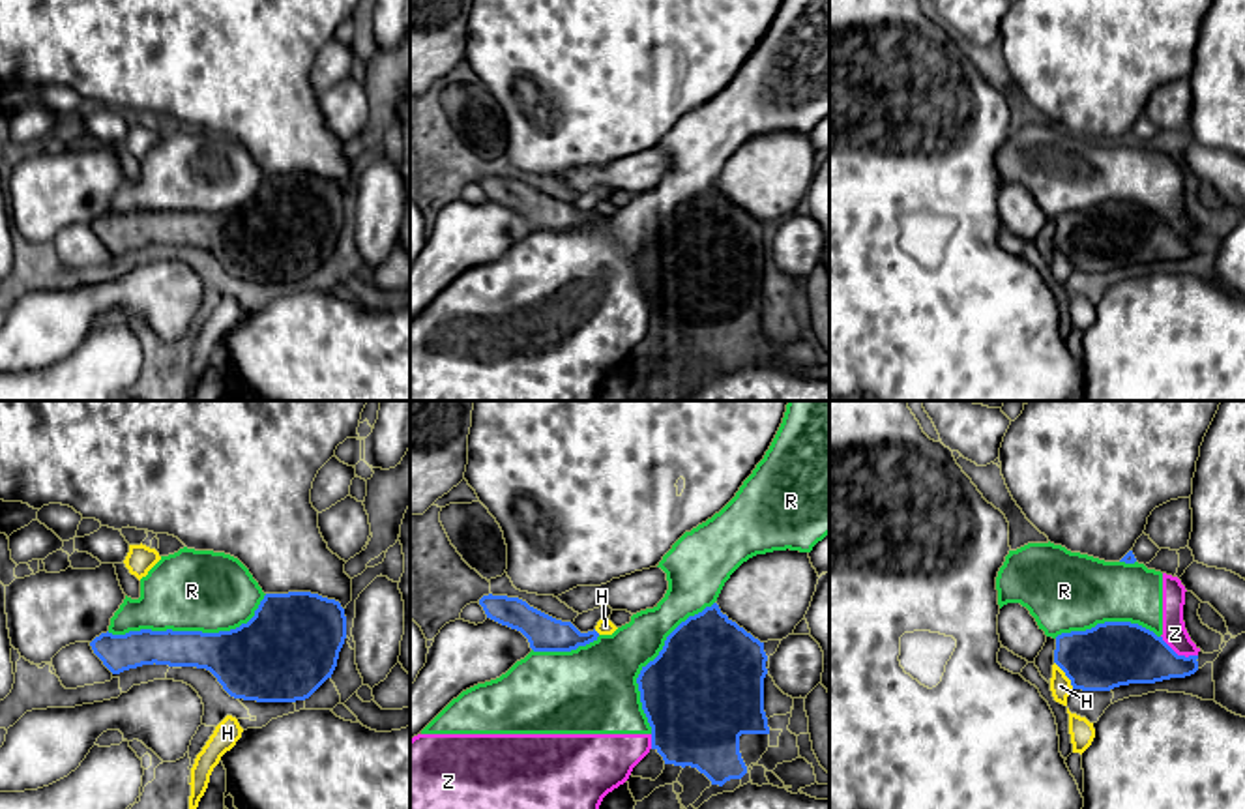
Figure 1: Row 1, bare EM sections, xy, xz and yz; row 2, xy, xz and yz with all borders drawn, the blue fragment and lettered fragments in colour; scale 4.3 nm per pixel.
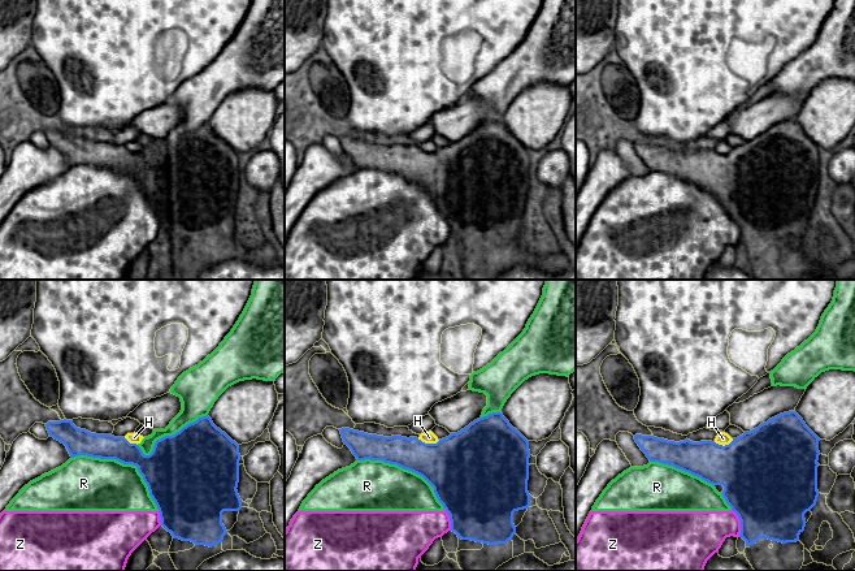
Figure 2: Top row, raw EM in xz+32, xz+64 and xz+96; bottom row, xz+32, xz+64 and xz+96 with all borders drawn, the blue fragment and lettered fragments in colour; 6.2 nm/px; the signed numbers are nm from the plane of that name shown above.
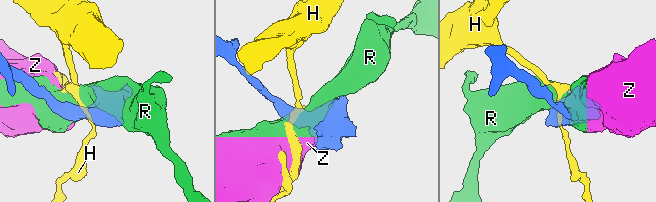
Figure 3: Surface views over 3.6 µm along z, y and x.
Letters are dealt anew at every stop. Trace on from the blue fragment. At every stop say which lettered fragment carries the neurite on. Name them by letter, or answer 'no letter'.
no letter

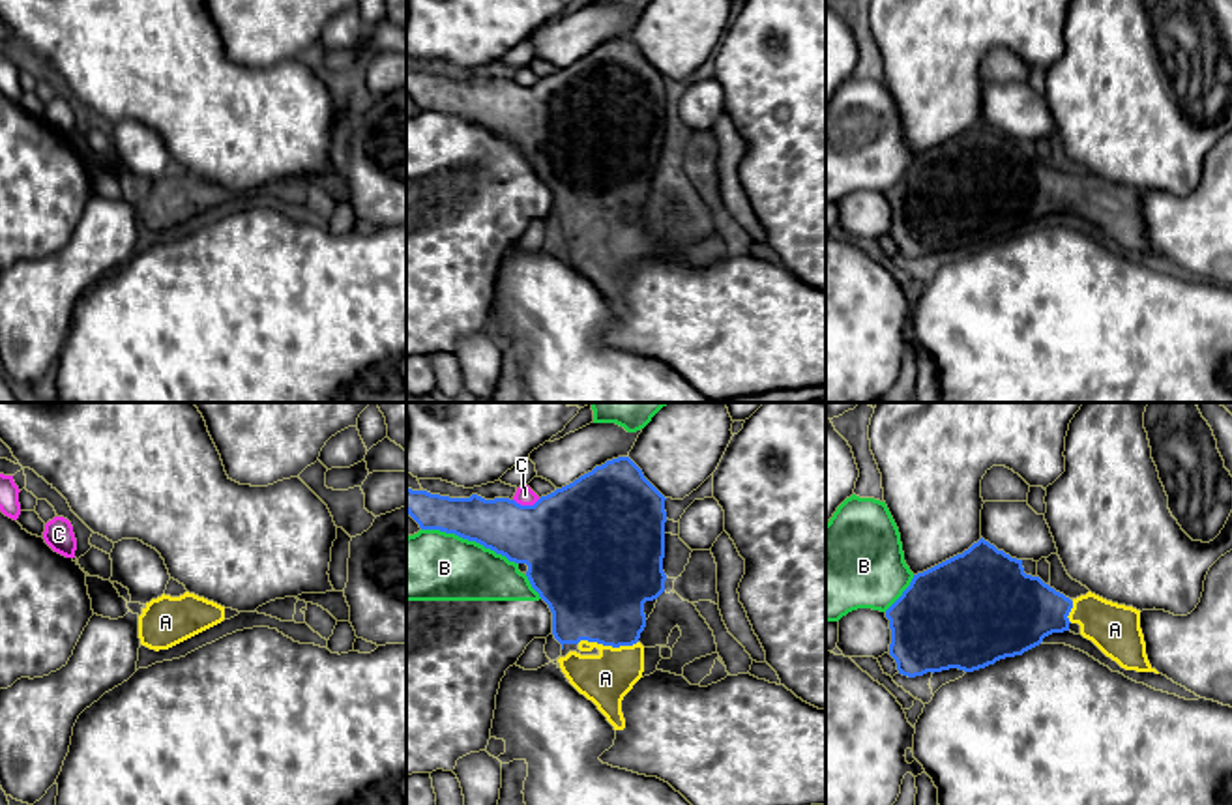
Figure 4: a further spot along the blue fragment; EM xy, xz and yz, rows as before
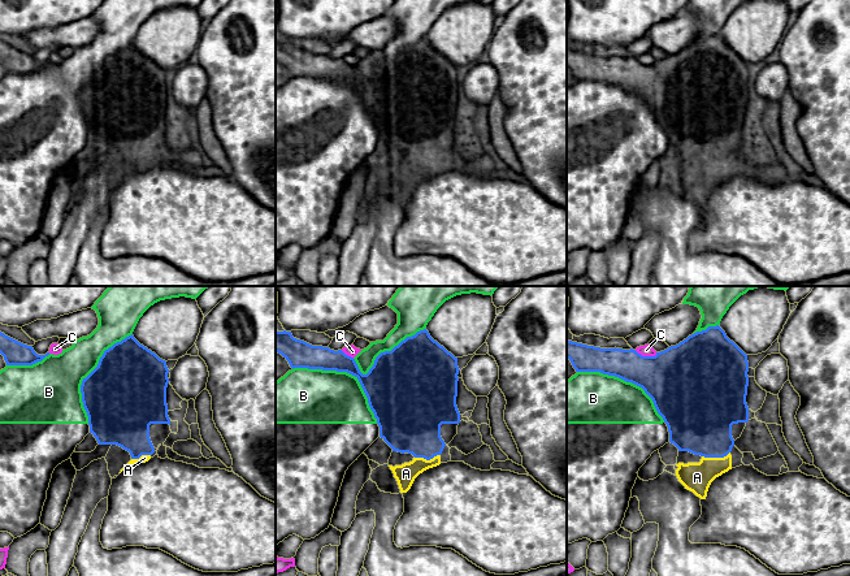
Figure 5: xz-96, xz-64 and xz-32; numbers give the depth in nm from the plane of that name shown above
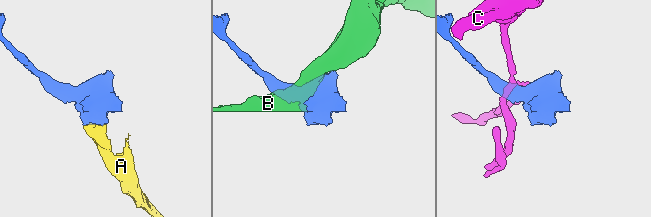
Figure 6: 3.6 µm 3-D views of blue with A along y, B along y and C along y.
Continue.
A

